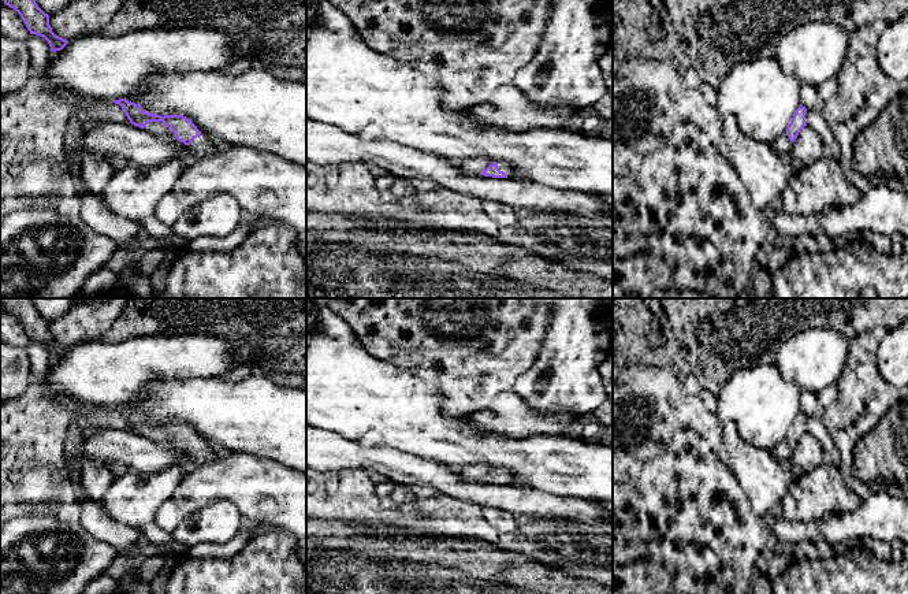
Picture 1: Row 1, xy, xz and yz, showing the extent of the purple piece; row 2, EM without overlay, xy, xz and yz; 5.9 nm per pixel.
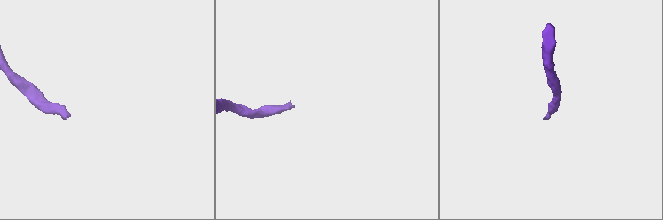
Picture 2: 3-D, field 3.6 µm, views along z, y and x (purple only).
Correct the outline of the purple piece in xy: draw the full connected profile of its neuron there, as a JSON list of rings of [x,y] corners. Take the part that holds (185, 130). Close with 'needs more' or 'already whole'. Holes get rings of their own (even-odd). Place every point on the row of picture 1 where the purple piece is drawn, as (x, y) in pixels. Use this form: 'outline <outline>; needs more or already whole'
outline [[[126,99],[112,101],[119,104],[131,125],[138,126],[157,137],[178,141],[186,145],[191,159],[212,156],[220,148],[208,134],[183,115],[164,115],[145,112],[139,104]]]; needs more

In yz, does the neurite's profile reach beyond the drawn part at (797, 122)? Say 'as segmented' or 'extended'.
extended

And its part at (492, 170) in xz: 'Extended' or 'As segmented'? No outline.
Extended

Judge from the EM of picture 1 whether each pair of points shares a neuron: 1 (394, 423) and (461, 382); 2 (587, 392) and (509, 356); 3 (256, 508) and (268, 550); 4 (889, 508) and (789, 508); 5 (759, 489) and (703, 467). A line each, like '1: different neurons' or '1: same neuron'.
1: different neurons
2: different neurons
3: different neurons
4: different neurons
5: different neurons

